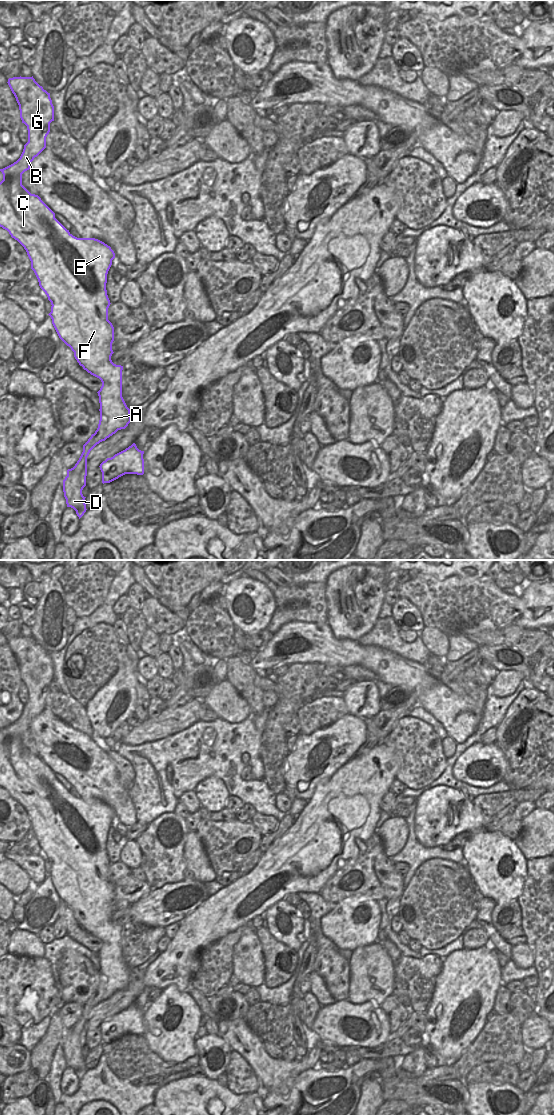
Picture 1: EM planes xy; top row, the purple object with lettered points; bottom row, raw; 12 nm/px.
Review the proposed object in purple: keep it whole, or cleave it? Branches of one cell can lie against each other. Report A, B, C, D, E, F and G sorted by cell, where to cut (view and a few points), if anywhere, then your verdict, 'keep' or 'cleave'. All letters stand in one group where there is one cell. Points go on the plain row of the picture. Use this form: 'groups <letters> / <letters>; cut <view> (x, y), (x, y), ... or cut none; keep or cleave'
groups A B C D E F G; cut none; keep

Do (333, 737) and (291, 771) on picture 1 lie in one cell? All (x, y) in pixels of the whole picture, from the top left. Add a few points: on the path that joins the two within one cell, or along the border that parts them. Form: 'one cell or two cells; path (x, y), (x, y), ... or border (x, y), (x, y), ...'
one cell; path (323, 747), (301, 769)

